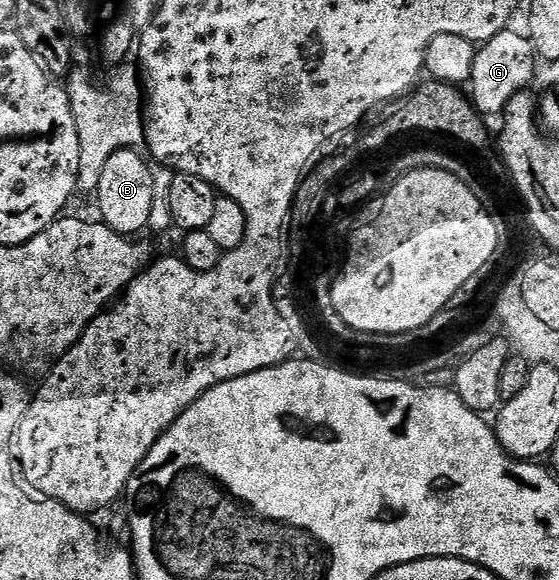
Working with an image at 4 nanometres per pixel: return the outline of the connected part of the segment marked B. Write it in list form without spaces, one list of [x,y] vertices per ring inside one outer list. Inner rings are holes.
[[[139,149],[114,152],[106,162],[94,193],[96,206],[100,209],[99,221],[125,236],[140,236],[136,234],[145,233],[148,230],[150,212],[154,208],[154,170],[153,167],[148,167],[149,159],[144,159],[140,153]]]

